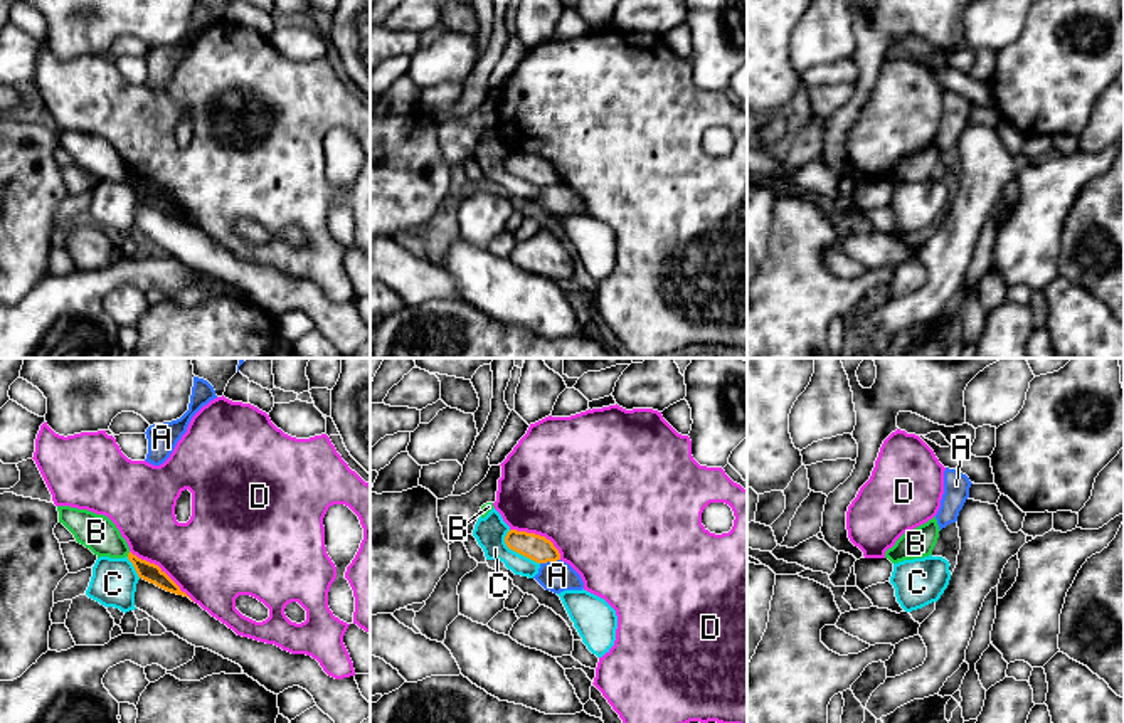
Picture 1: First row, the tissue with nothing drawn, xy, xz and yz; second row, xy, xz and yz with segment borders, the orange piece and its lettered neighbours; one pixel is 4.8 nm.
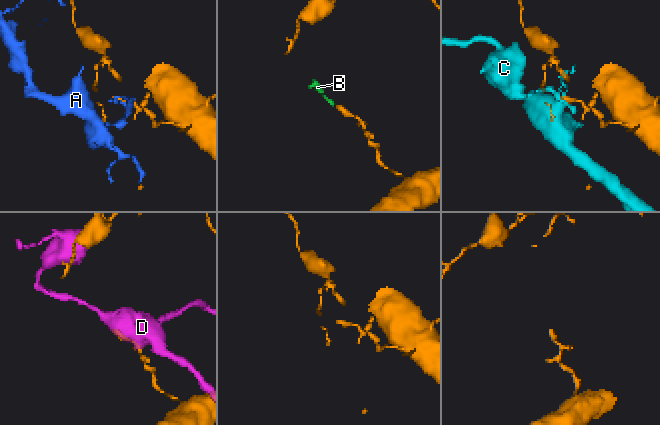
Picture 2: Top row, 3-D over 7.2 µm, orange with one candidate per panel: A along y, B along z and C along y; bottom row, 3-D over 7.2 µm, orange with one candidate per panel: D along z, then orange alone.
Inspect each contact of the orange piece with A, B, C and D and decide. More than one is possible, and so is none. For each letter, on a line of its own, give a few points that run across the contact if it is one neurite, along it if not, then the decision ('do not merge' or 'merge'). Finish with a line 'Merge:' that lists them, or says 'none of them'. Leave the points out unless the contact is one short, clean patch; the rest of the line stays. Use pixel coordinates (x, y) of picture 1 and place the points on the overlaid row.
A: do not merge
B: line xy (130, 552), (127, 555); do not merge
C: line xz (508, 530), (505, 543), (539, 564); do not merge
D: do not merge
Merge: none of them

